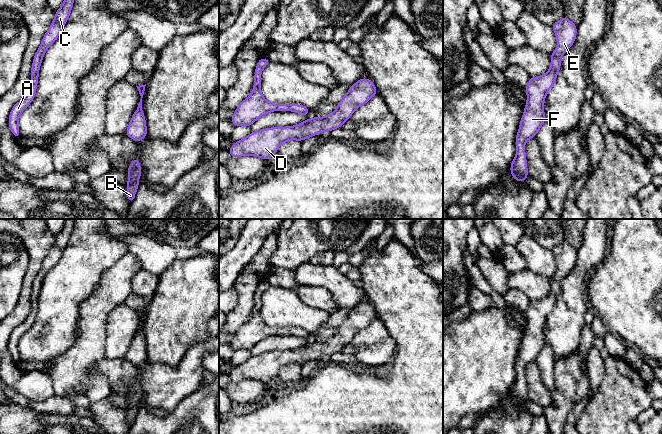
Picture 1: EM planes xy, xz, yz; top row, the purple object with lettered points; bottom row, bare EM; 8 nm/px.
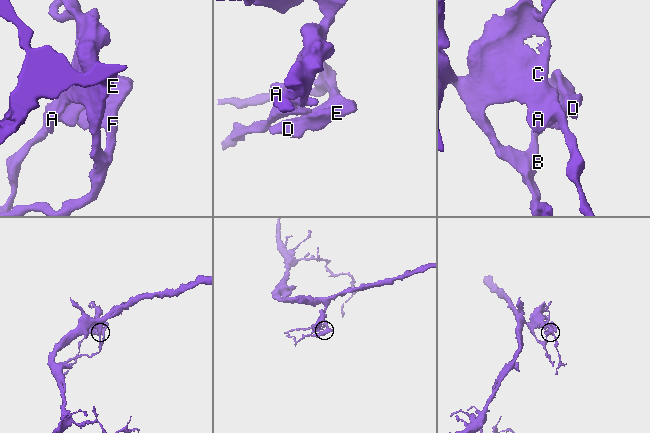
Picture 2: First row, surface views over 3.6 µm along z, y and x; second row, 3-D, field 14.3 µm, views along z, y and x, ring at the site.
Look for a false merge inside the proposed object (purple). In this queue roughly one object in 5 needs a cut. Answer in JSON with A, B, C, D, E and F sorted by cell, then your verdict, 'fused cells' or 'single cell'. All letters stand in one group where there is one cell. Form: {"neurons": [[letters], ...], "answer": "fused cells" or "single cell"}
{"neurons": [["A", "B", "C", "D", "E", "F"]], "answer": "single cell"}

